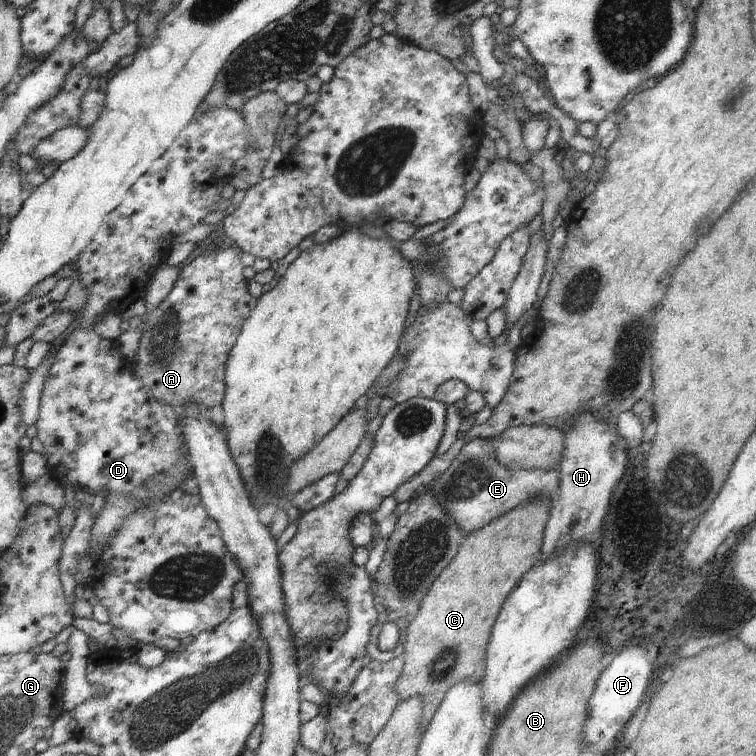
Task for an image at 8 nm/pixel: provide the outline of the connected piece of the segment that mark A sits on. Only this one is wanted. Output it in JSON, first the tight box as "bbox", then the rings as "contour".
{"bbox":[133,244,257,409],"contour":[[[234,244],[218,245],[207,248],[179,270],[178,280],[172,292],[154,308],[150,314],[144,314],[144,330],[138,343],[138,352],[134,360],[133,372],[142,380],[142,384],[152,392],[160,402],[166,402],[177,409],[180,404],[196,402],[204,408],[222,404],[226,390],[225,370],[232,347],[242,328],[243,322],[257,305],[257,298],[248,291],[241,255],[243,251]]]}

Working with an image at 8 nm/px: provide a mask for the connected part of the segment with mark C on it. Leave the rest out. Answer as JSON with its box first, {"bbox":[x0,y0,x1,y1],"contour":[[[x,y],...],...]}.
{"bbox":[394,497,552,732],"contour":[[[552,497],[548,500],[546,500],[546,498],[538,498],[538,500],[534,500],[534,502],[520,504],[518,508],[510,510],[510,512],[506,512],[504,516],[494,518],[494,520],[492,520],[488,526],[482,528],[482,530],[474,530],[474,532],[470,532],[470,534],[465,535],[464,542],[462,542],[462,548],[458,550],[458,556],[456,556],[456,560],[454,560],[456,564],[450,564],[450,566],[447,566],[446,570],[443,570],[442,574],[440,574],[440,576],[438,576],[438,578],[432,582],[432,586],[430,586],[428,594],[422,598],[416,618],[414,618],[412,622],[408,623],[404,652],[401,656],[404,661],[404,668],[402,670],[402,674],[400,674],[398,680],[396,681],[394,692],[398,694],[398,698],[400,698],[399,702],[404,702],[404,700],[408,700],[408,698],[412,698],[412,696],[420,695],[422,697],[423,712],[422,718],[420,718],[420,730],[422,730],[422,732],[426,732],[428,723],[432,720],[434,713],[439,709],[440,703],[442,700],[444,700],[444,697],[446,694],[448,694],[448,690],[450,690],[450,688],[456,686],[456,684],[460,684],[460,682],[464,682],[464,680],[470,680],[470,682],[480,682],[483,678],[484,668],[486,668],[485,660],[487,644],[498,613],[500,612],[504,602],[506,602],[508,595],[519,585],[522,576],[524,576],[524,574],[526,574],[530,568],[534,568],[534,565],[539,561],[541,544],[543,542],[543,532],[549,519],[551,501]]]}

